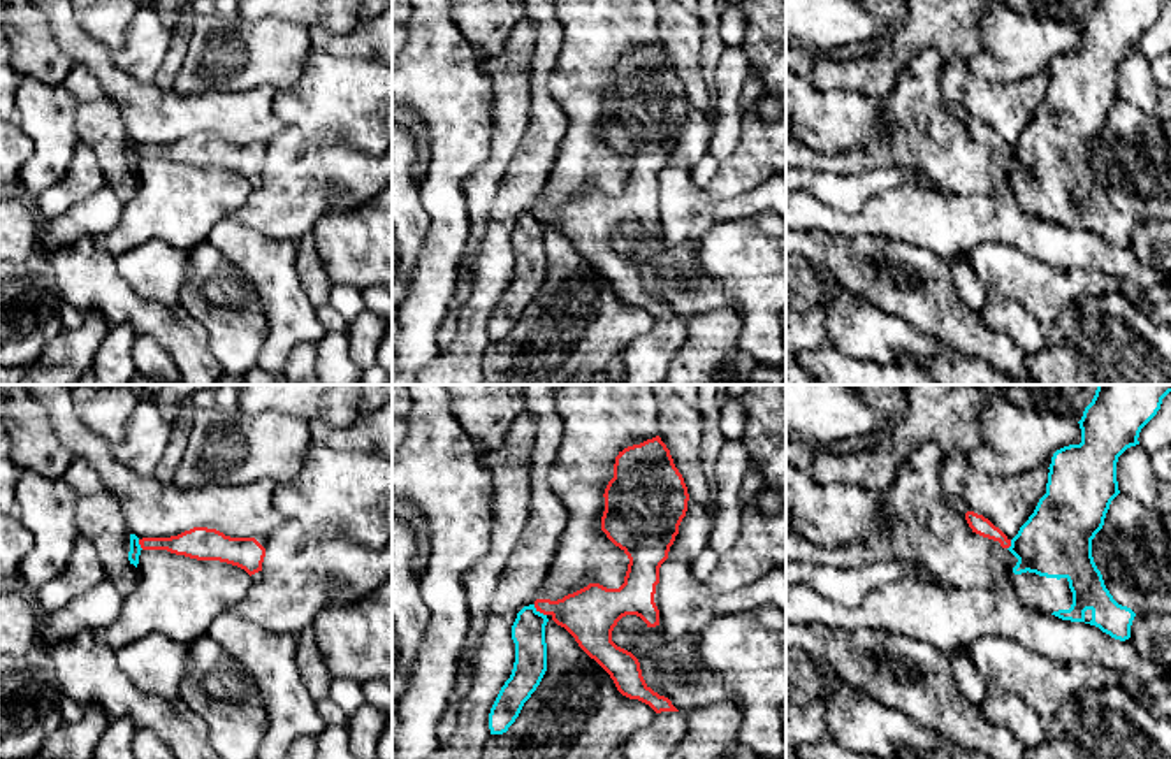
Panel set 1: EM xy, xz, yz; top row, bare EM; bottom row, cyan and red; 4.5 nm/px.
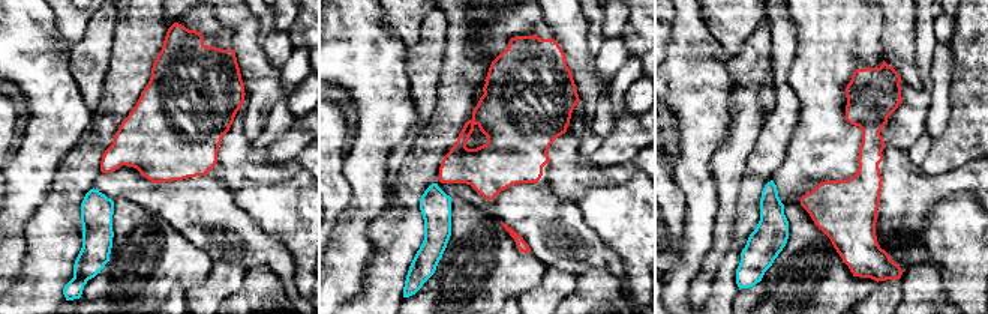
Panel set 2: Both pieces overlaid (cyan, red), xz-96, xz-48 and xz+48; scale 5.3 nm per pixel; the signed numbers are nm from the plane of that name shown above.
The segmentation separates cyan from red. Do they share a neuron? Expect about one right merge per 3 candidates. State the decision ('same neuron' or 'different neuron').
different neuron

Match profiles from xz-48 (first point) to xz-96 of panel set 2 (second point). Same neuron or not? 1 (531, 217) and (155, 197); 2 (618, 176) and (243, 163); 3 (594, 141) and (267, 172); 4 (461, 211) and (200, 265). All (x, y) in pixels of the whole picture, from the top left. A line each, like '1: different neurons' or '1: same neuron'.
1: same neuron
2: same neuron
3: different neurons
4: same neuron

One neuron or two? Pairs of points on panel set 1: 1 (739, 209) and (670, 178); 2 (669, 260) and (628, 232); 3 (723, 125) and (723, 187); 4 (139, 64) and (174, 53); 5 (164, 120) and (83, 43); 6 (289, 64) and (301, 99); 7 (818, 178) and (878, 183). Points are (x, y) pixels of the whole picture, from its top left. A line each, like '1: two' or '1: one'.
1: one
2: one
3: two
4: two
5: one
6: two
7: one

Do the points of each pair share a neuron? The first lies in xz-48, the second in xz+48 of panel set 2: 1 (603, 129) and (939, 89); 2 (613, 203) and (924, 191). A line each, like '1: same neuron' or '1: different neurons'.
1: same neuron
2: different neurons

